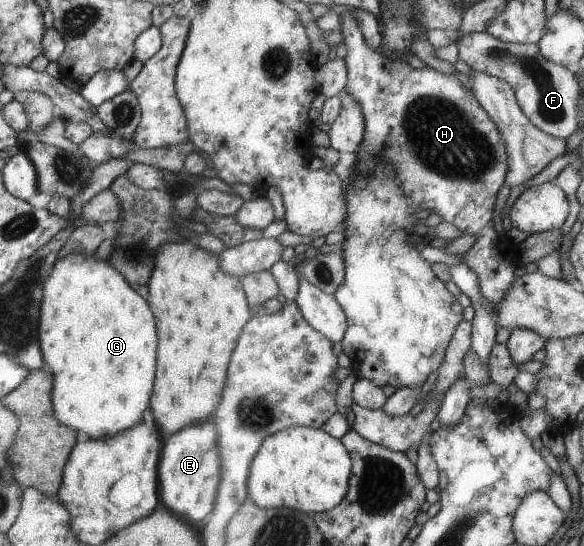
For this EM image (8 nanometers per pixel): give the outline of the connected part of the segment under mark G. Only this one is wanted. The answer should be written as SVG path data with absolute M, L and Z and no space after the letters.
M74 252L58 258L51 267L50 275L47 275L43 283L43 296L39 311L39 342L41 345L43 360L50 365L53 373L53 388L51 393L54 413L56 419L68 427L74 428L77 433L87 433L92 439L106 439L107 437L119 434L122 430L132 427L138 422L142 422L144 411L148 409L150 403L150 391L154 385L154 375L156 375L156 325L154 325L154 315L148 307L148 301L142 299L134 287L124 279L122 272L119 272L108 260L98 260L92 254L81 254Z

